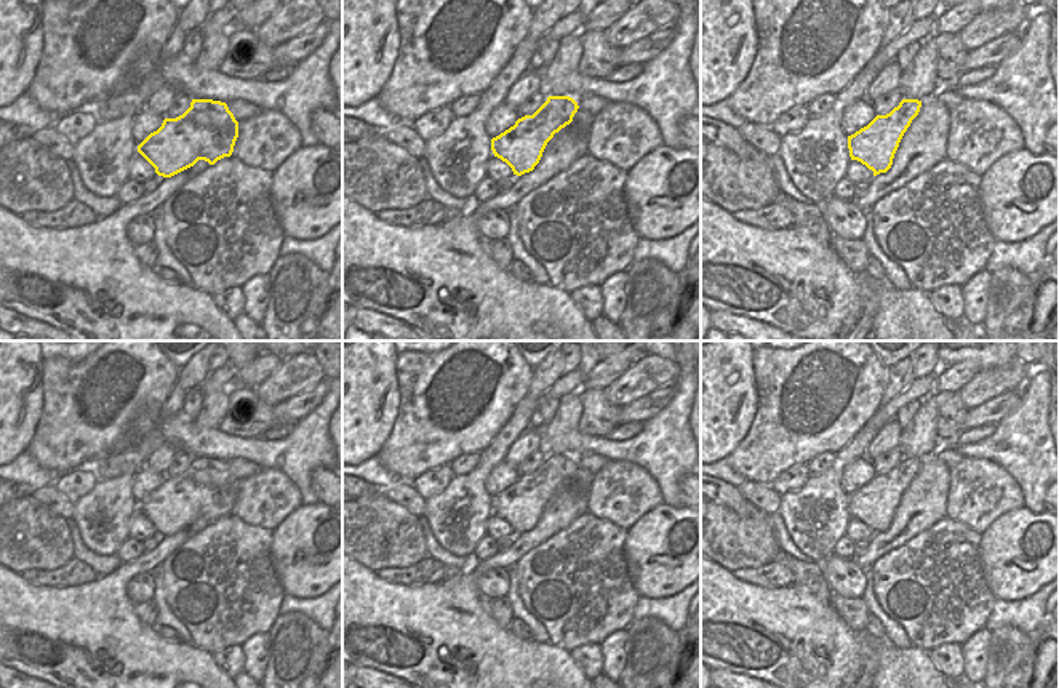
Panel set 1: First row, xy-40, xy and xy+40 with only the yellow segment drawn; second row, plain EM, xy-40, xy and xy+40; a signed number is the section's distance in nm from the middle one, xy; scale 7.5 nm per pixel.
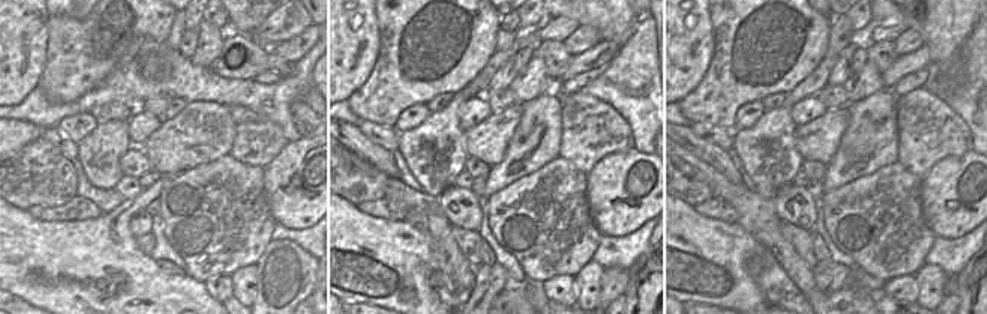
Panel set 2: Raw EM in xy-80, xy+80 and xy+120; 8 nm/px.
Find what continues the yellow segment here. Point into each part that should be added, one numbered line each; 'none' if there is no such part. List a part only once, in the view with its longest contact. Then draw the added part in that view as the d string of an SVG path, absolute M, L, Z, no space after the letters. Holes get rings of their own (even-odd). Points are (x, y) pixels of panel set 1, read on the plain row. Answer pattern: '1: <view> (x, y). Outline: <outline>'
none

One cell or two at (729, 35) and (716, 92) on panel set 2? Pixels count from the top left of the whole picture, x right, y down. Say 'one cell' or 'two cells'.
one cell

